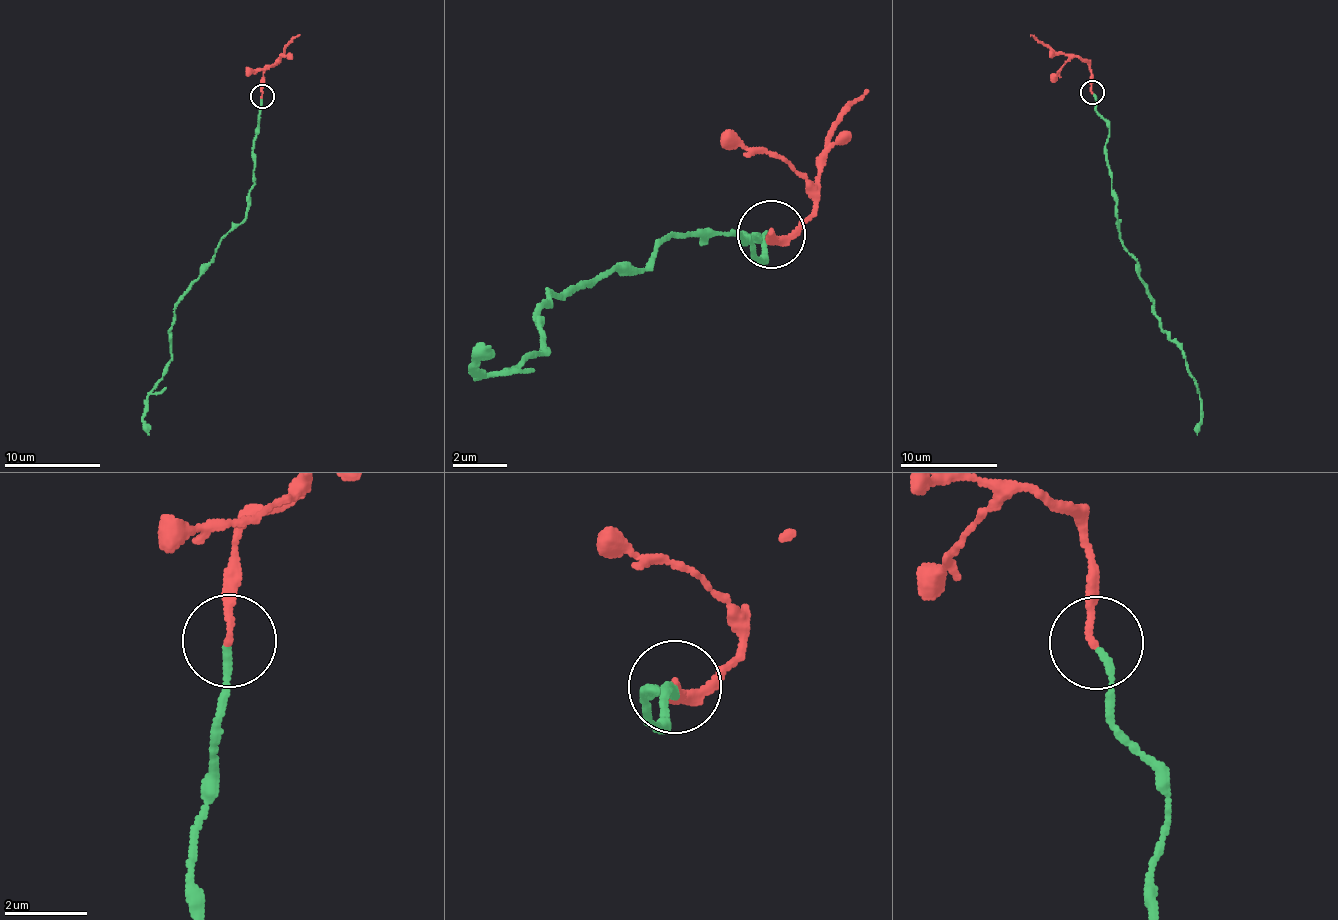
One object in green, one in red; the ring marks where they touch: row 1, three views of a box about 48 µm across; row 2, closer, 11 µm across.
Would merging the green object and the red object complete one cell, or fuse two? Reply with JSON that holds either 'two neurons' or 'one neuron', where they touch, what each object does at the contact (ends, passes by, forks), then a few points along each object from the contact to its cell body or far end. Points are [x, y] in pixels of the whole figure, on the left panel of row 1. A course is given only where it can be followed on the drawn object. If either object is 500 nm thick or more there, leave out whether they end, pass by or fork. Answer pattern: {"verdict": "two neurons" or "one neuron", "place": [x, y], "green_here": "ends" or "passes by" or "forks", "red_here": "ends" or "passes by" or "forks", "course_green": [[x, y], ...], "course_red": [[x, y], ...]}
{"verdict": "two neurons", "place": [262, 96], "green_here": "ends", "red_here": "ends", "course_green": [[262, 98], [247, 216], [223, 238], [174, 311], [170, 359], [165, 374], [146, 400], [143, 424], [148, 435]], "course_red": [[262, 96], [262, 74], [277, 62], [300, 34]]}

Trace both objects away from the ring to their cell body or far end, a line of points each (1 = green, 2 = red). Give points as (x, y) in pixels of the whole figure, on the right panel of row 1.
1: (1093, 94), (1095, 111), (1110, 131), (1105, 155), (1118, 237), (1137, 264), (1137, 275), (1201, 400), (1196, 435)
2: (1093, 91), (1090, 70), (1086, 61), (1057, 54), (1031, 34)

